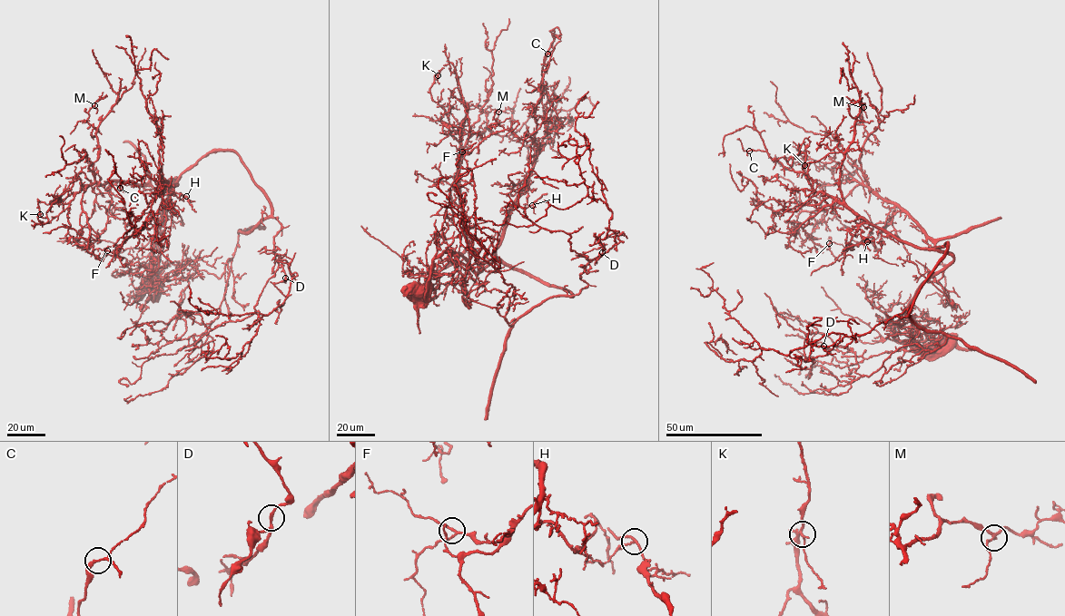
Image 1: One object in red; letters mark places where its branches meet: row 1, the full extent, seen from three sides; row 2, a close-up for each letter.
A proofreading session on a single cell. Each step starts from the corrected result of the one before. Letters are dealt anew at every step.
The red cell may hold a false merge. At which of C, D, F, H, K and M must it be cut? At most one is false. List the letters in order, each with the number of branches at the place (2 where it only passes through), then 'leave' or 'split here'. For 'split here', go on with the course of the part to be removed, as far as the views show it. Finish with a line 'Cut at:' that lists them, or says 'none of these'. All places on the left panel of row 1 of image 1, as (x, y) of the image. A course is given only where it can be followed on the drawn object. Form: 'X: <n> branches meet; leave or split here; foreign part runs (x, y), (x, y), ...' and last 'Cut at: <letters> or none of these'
C: 3 branches meet; leave
D: 3 branches meet; leave
F: 3 branches meet; leave
H: 3 branches meet; split here; foreign part runs (186, 196), (196, 211)
K: 3 branches meet; leave
M: 3 branches meet; leave
Cut at: H

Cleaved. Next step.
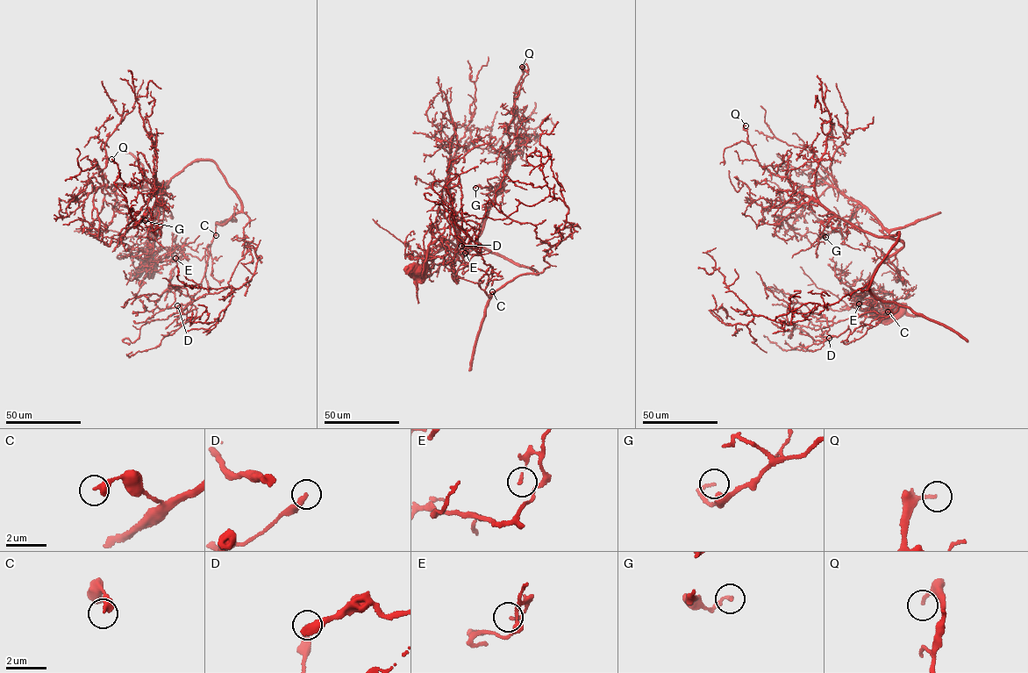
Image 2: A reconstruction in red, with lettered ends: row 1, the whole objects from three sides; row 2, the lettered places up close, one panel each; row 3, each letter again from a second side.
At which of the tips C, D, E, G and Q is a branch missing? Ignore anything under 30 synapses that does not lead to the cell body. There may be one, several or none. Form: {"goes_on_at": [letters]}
{"goes_on_at": []}

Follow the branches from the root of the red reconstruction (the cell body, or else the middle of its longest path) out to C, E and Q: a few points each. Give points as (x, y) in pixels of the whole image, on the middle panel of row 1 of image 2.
C: (417, 271), (439, 238), (463, 256), (479, 245), (537, 272), (516, 276), (489, 297), (492, 291)
E: (417, 271), (417, 273), (424, 268), (428, 247), (439, 239), (452, 251), (465, 253)
Q: (417, 271), (439, 238), (463, 256), (476, 244), (517, 147), (512, 110), (522, 67)

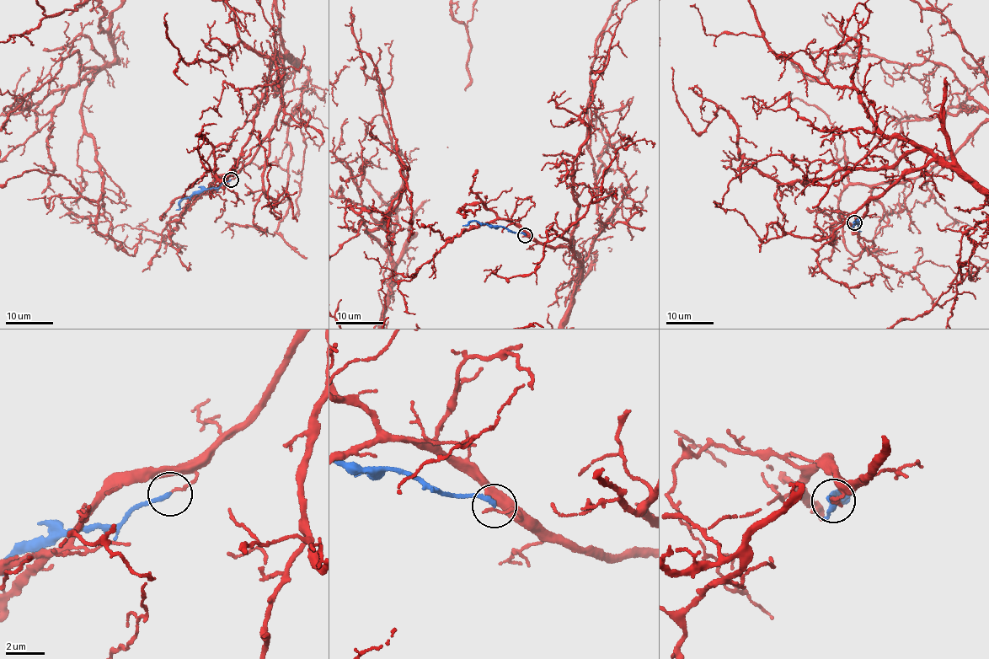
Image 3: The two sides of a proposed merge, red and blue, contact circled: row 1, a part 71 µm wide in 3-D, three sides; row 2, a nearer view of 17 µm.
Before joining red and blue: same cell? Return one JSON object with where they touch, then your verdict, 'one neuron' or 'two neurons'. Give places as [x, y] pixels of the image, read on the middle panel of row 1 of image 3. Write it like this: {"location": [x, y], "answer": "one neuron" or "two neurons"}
{"location": [525, 235], "answer": "two neurons"}

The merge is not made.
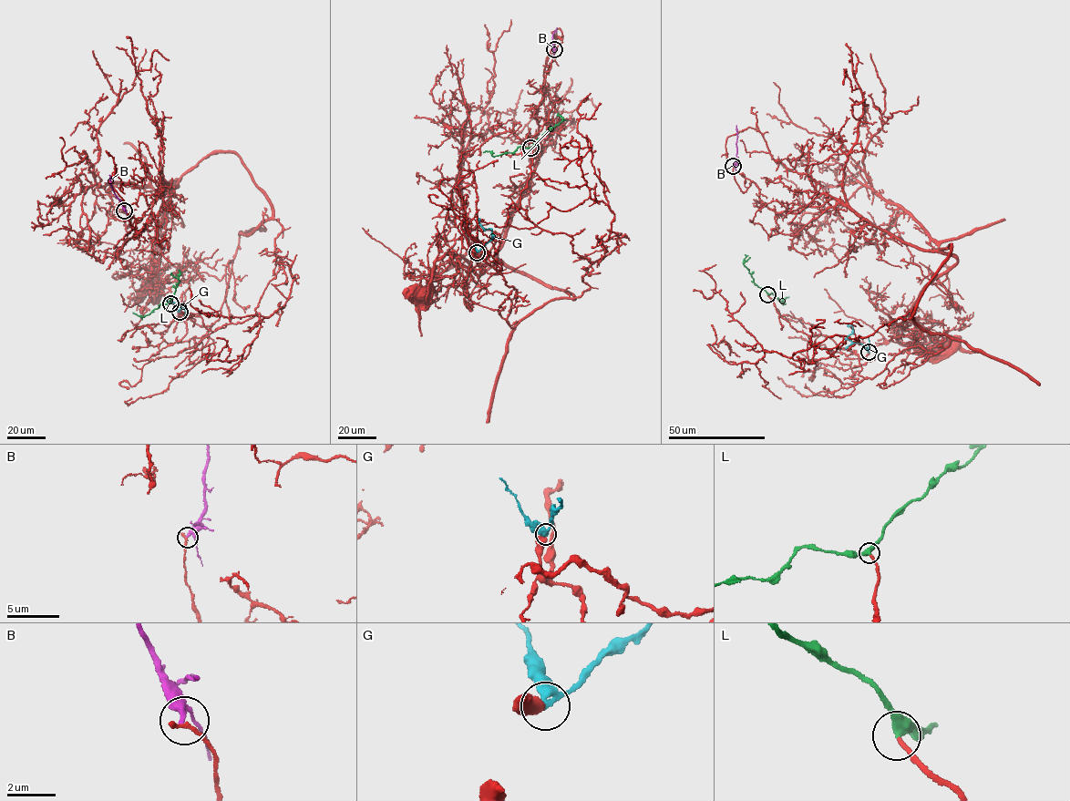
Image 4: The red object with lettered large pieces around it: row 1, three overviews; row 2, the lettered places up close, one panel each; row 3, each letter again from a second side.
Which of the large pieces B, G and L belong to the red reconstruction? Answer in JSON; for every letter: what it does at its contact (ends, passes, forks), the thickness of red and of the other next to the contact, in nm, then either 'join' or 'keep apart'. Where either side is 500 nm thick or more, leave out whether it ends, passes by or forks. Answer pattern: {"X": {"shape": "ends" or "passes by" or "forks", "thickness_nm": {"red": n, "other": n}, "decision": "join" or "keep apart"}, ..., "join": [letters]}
{"B": {"shape": "passes by", "thickness_nm": {"red": 190, "other": 280}, "decision": "keep apart"}, "G": {"shape": "passes by", "thickness_nm": {"red": 400, "other": 320}, "decision": "join"}, "L": {"shape": "passes by", "thickness_nm": {"red": 160, "other": 360}, "decision": "join"}, "join": ["G", "L"]}

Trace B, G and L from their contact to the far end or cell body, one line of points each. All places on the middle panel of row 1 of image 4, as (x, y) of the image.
B: (555, 49), (552, 40), (556, 27)
G: (477, 252), (491, 238), (491, 231), (483, 229), (479, 218)
L: (531, 148), (562, 120), (557, 116)

